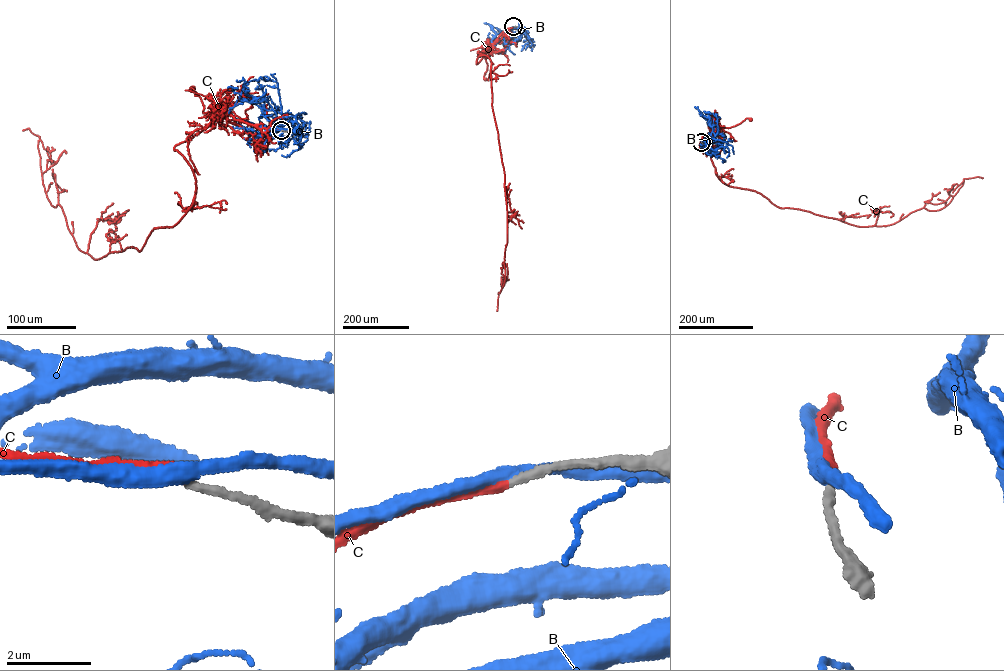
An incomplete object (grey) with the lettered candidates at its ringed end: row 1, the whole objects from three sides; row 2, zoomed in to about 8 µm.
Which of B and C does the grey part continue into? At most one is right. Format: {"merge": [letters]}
{"merge": ["C"]}

